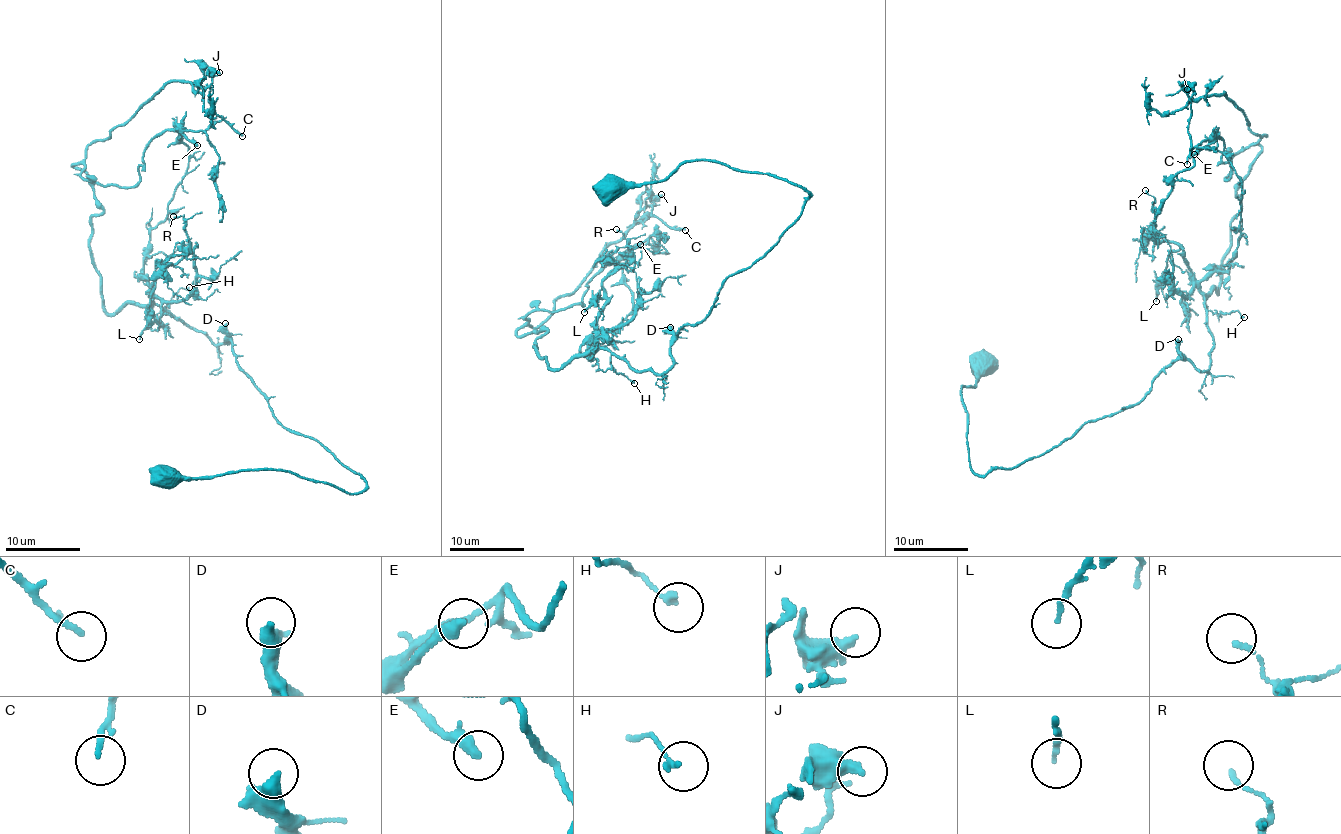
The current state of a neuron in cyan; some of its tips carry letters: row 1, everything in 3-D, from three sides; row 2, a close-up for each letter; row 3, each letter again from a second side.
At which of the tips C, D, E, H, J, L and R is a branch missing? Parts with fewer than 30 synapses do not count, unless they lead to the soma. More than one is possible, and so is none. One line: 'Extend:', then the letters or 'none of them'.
Extend: C, E

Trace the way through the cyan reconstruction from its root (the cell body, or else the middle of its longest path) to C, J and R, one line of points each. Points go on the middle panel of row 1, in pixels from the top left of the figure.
C: (609, 192), (719, 161), (809, 198), (667, 371), (548, 368), (519, 328), (645, 207), (685, 230)
J: (609, 192), (719, 161), (809, 198), (667, 371), (603, 349), (548, 368), (547, 329), (517, 331), (661, 194)
R: (609, 192), (719, 161), (809, 194), (659, 374), (597, 339), (602, 283), (631, 256), (616, 229)

